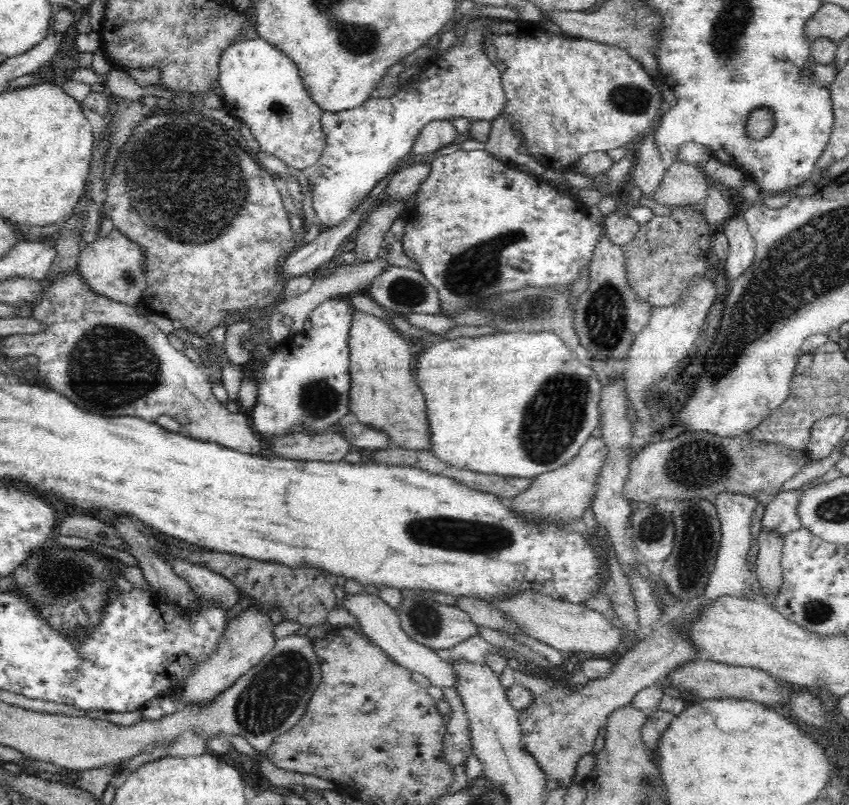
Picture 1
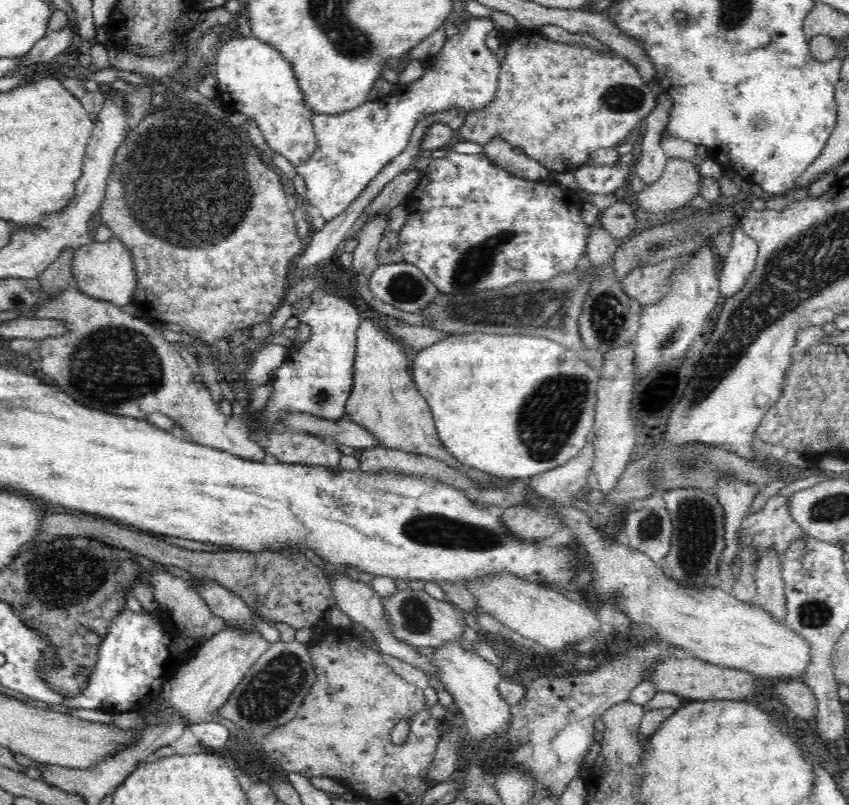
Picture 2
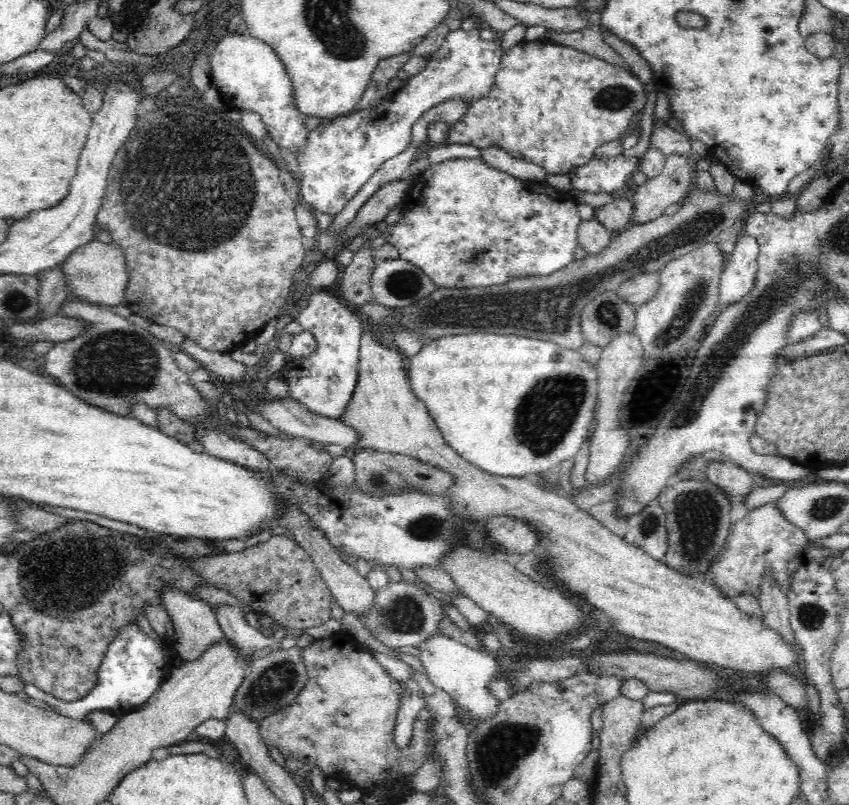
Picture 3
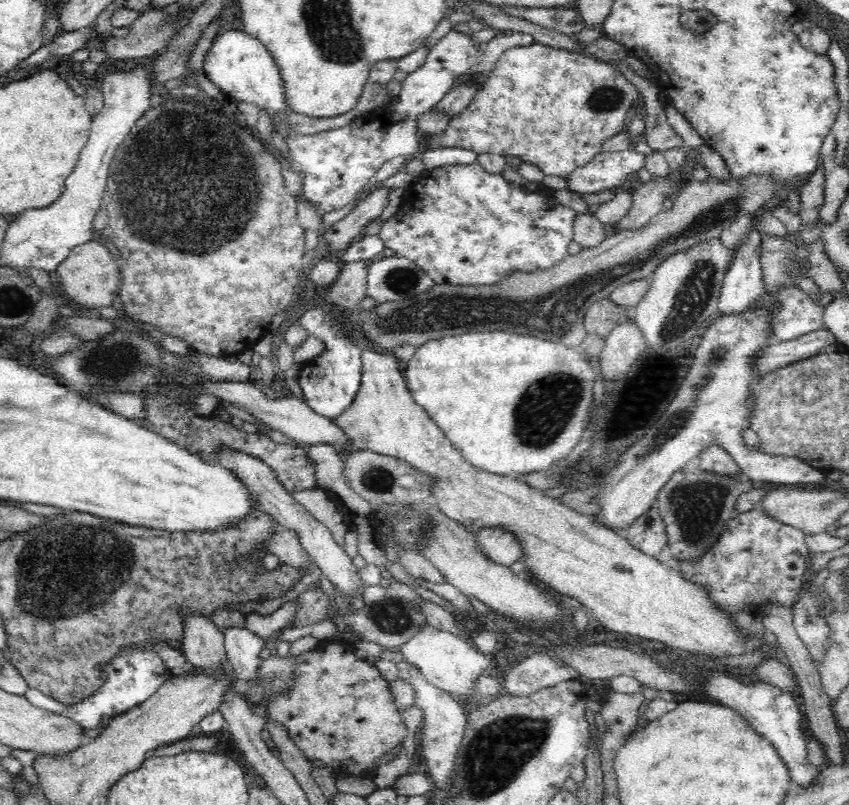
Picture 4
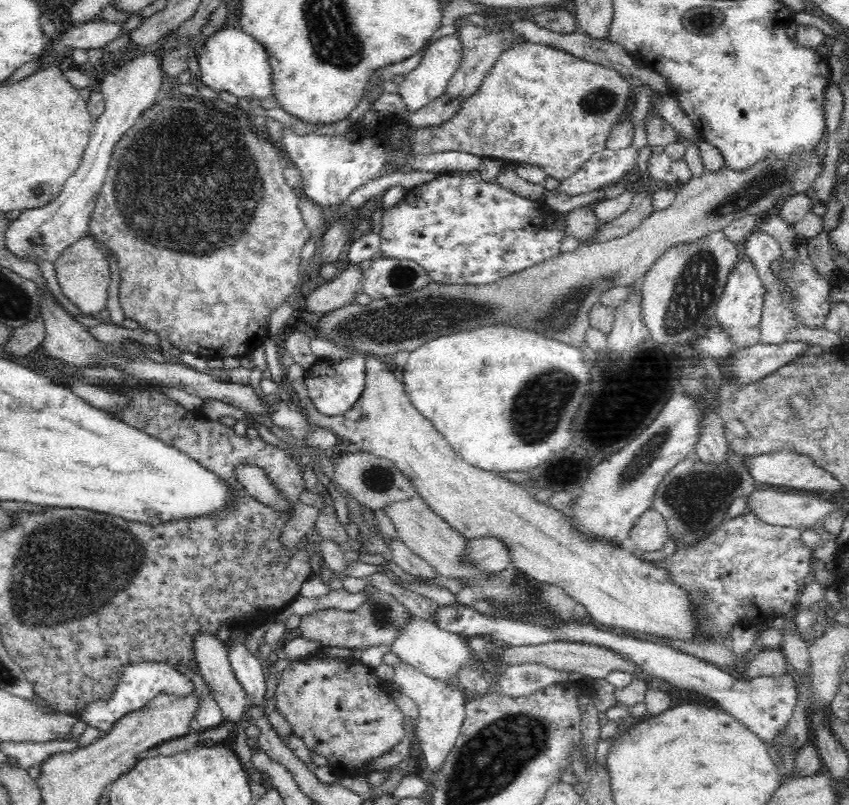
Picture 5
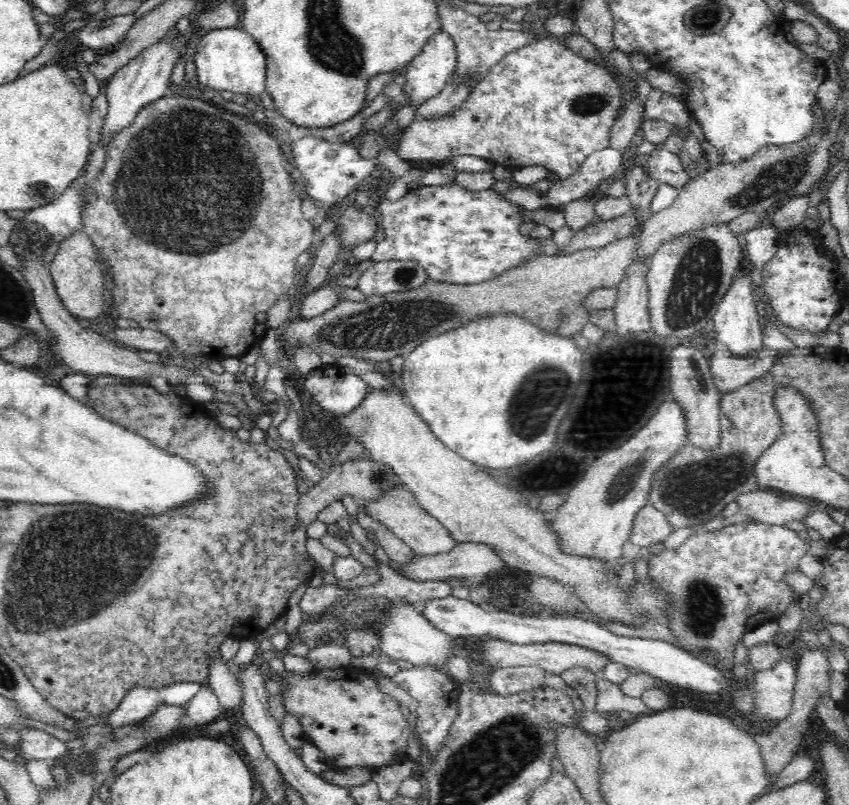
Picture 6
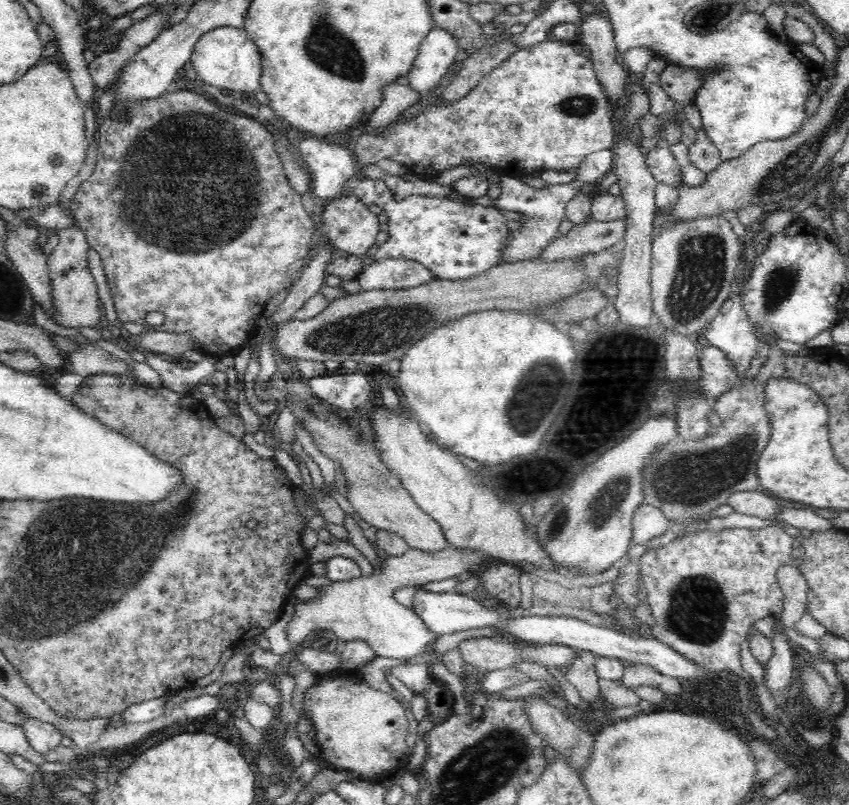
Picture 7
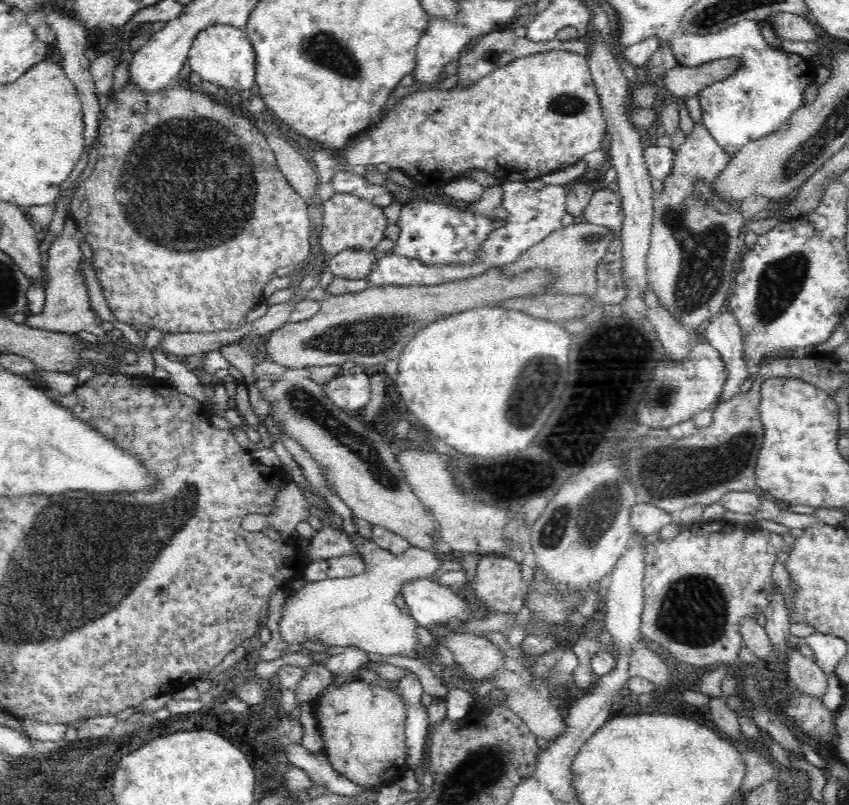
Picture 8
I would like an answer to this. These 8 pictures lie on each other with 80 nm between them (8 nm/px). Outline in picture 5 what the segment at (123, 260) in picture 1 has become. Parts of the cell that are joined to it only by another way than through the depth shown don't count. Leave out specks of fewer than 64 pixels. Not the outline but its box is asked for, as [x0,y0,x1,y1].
[53,235,111,315]

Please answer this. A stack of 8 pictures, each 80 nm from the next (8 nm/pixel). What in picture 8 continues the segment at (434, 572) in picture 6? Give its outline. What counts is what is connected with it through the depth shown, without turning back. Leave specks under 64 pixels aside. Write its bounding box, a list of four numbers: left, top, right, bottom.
[279,534,444,656]

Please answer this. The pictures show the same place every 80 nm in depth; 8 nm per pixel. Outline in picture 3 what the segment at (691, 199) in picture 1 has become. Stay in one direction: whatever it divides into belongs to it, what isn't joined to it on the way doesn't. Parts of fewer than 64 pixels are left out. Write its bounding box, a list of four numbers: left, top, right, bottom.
[631,154,696,225]

